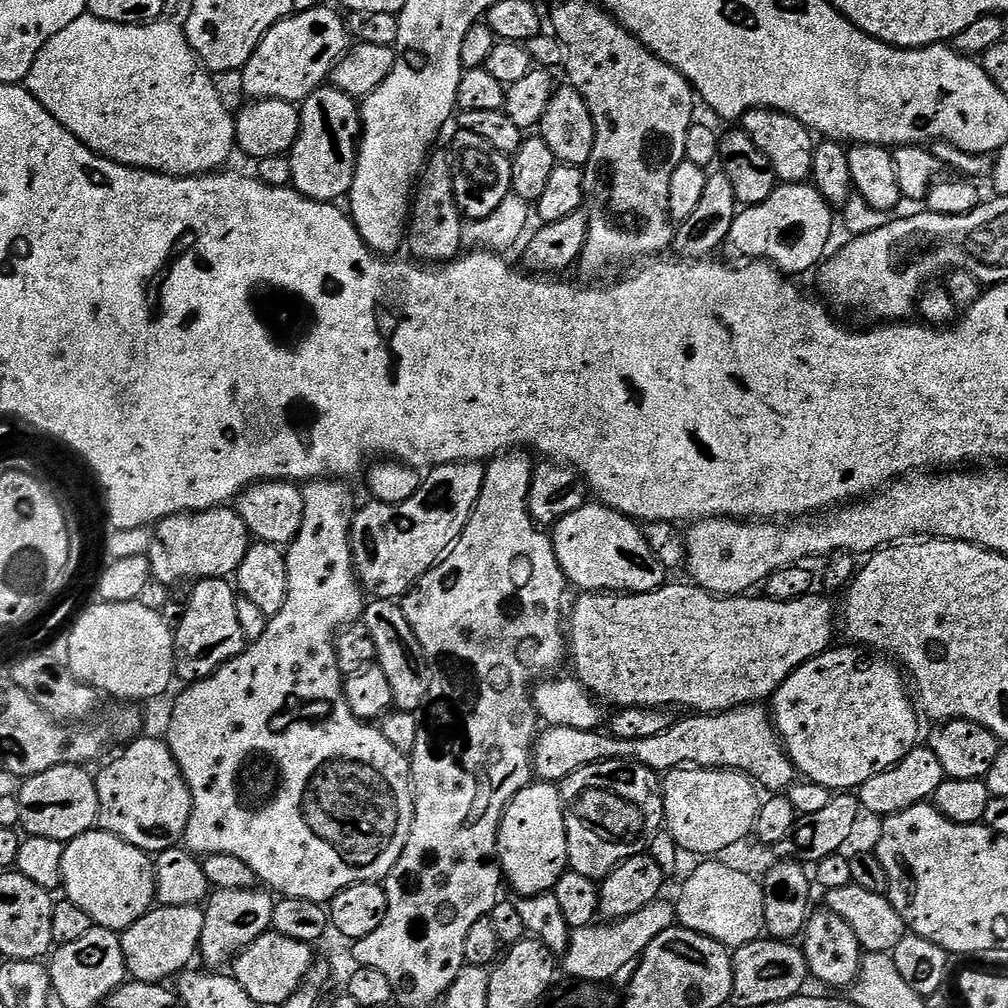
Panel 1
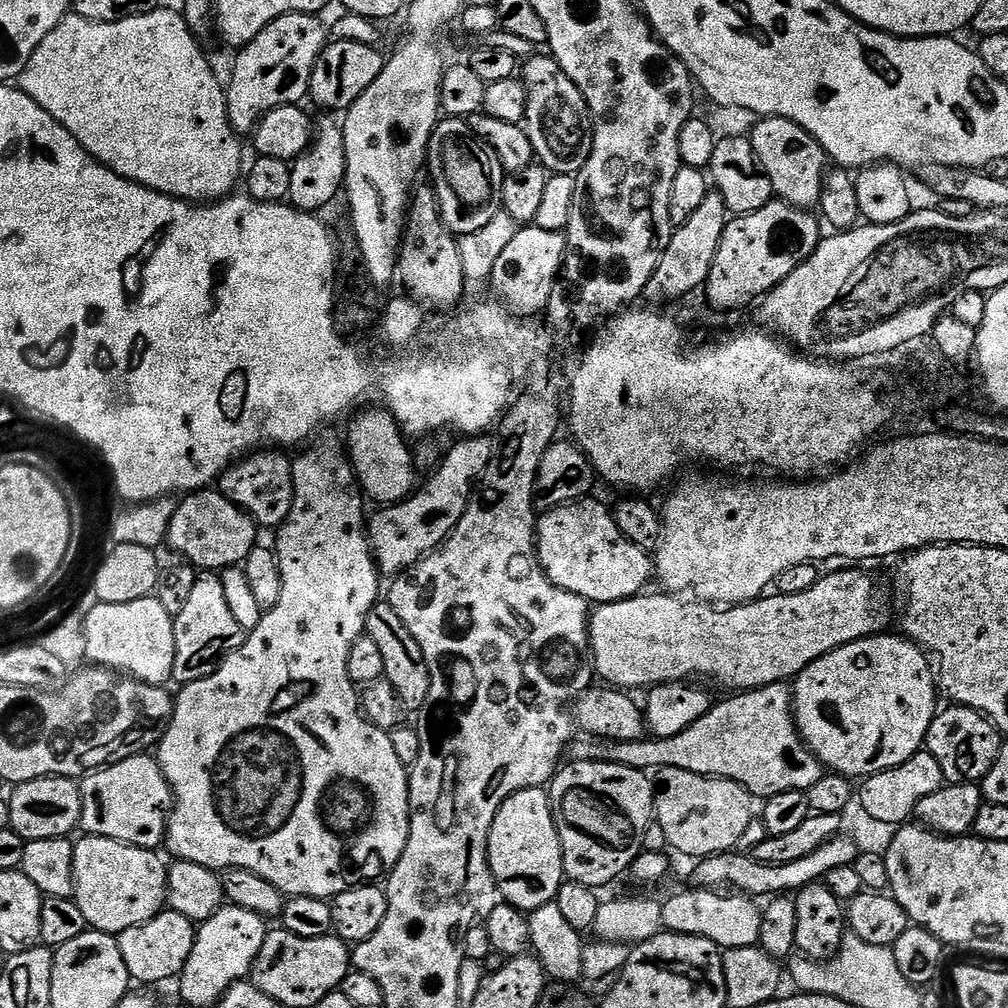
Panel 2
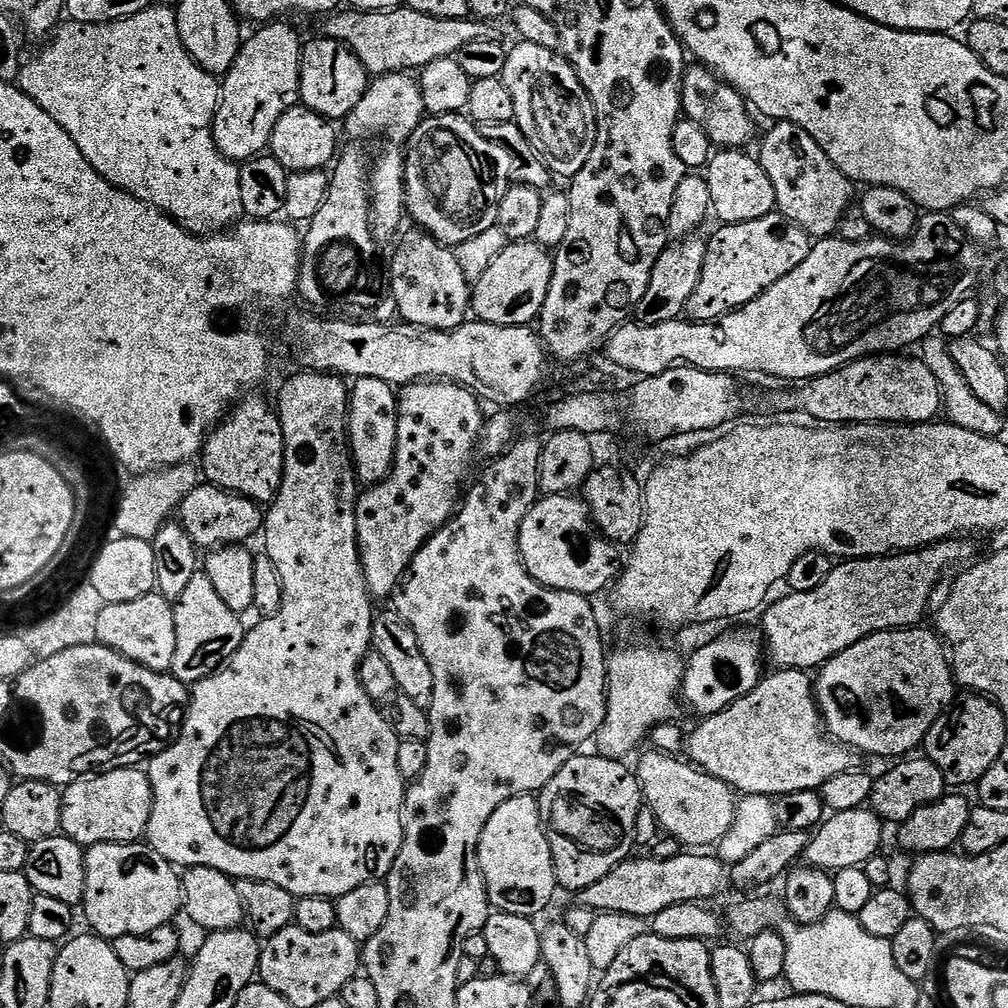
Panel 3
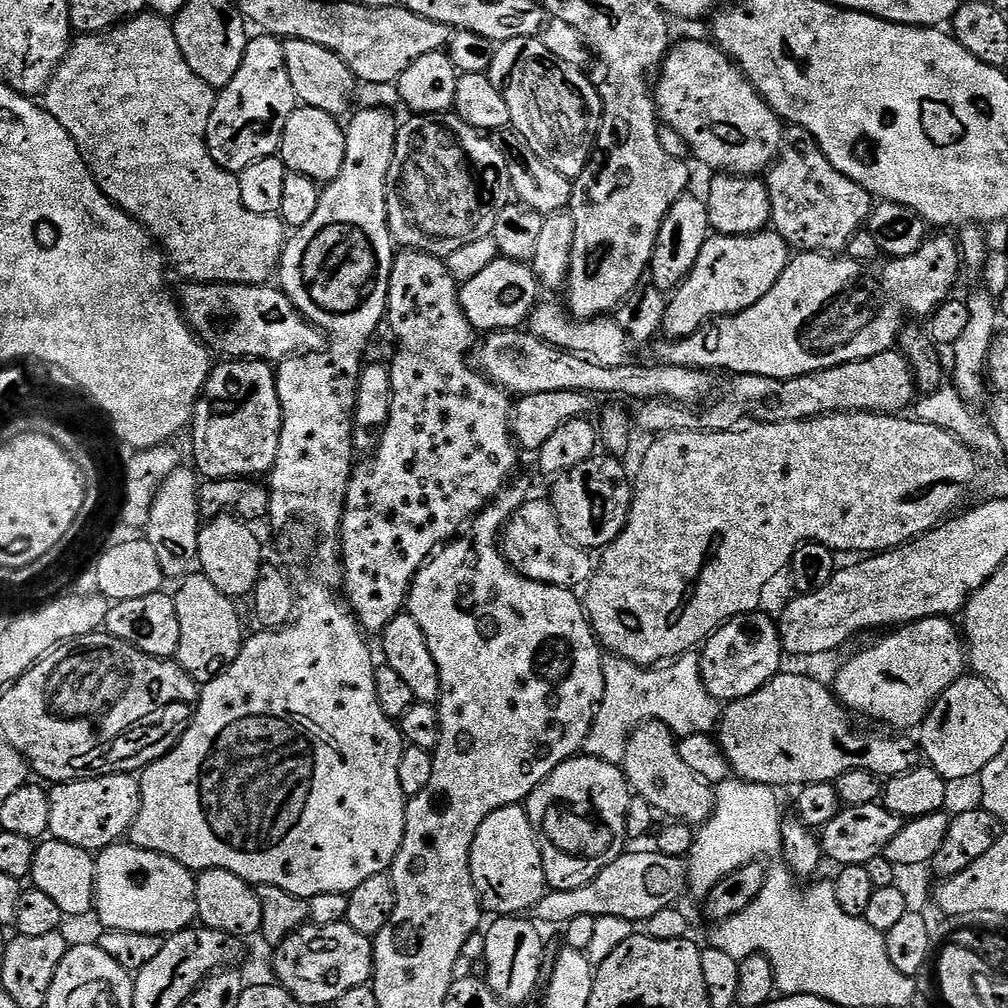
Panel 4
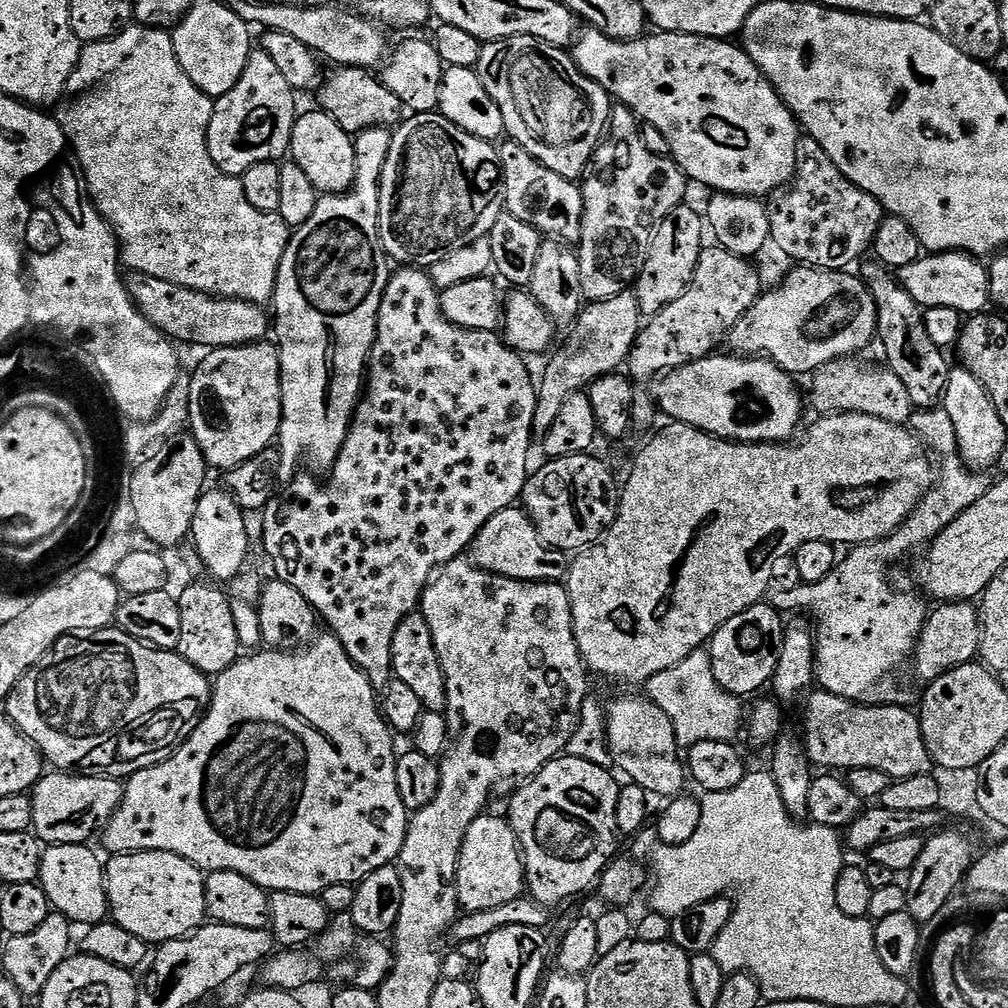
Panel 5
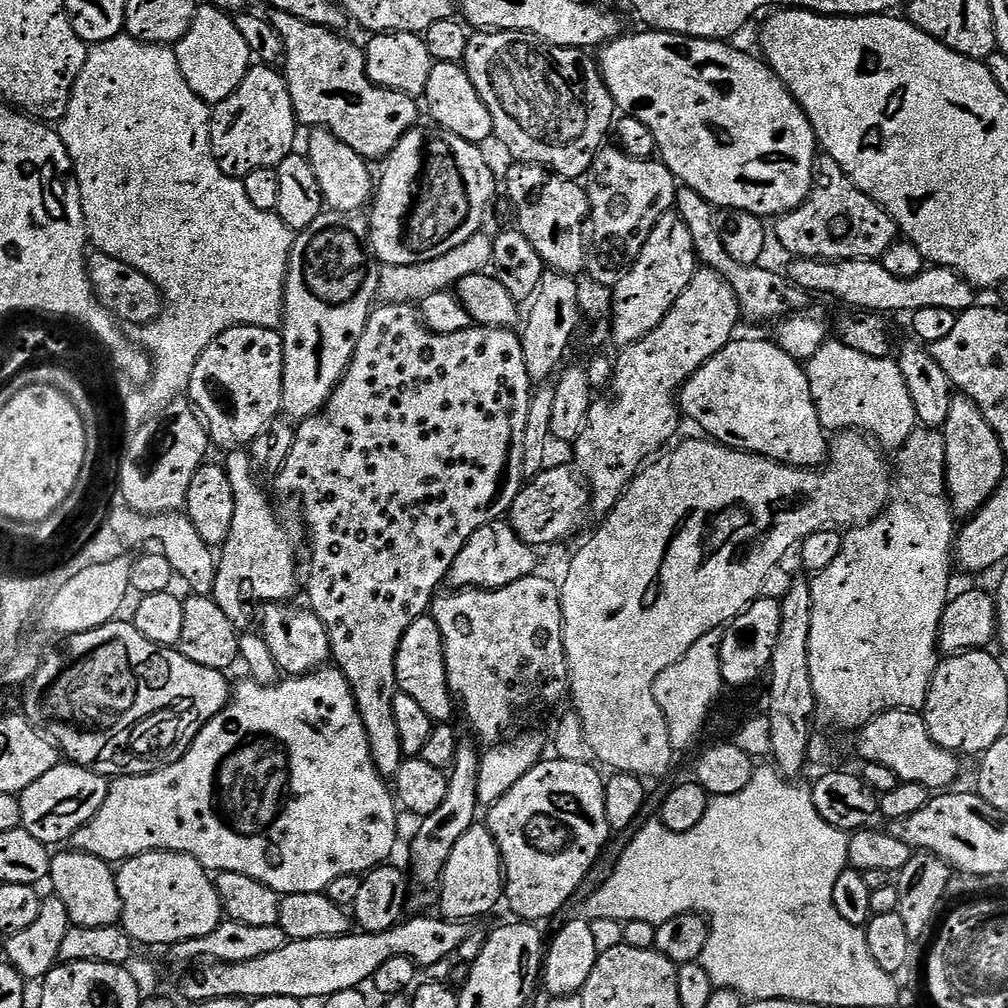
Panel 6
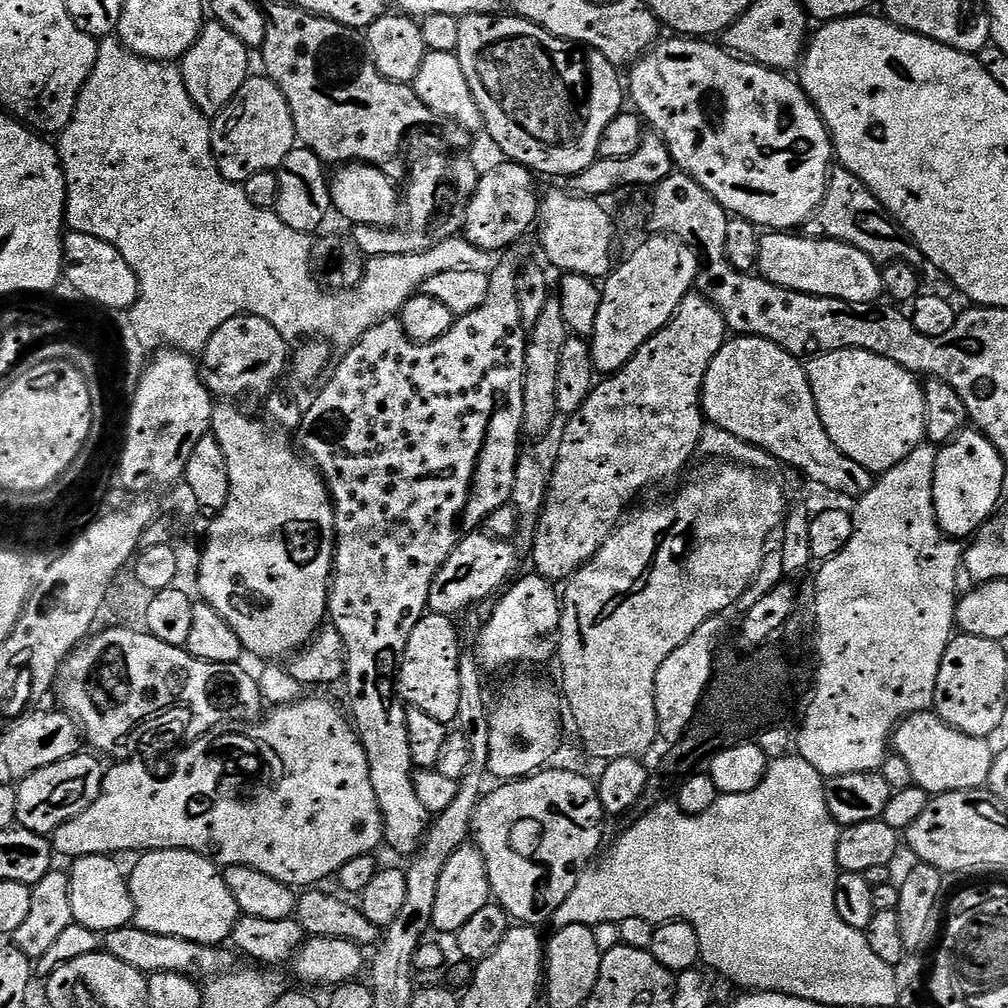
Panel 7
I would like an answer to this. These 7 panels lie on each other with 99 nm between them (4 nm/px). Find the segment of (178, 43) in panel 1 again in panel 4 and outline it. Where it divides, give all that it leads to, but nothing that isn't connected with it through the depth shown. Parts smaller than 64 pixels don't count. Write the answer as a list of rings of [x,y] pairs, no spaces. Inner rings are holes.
[[[141,14],[135,16],[133,20],[126,20],[123,24],[116,25],[115,28],[109,28],[106,32],[81,35],[69,47],[68,52],[64,55],[64,61],[52,75],[47,90],[42,93],[42,106],[66,129],[70,138],[74,138],[82,158],[87,162],[88,169],[92,171],[92,176],[105,198],[119,206],[127,216],[134,217],[148,231],[148,235],[164,253],[167,263],[171,267],[173,264],[177,274],[185,276],[183,278],[185,281],[195,281],[197,284],[221,282],[225,284],[268,284],[271,276],[273,279],[280,262],[280,255],[284,252],[286,225],[279,216],[250,214],[250,210],[246,210],[246,206],[242,202],[239,175],[227,172],[222,166],[218,166],[218,162],[214,162],[214,158],[210,158],[206,142],[206,126],[210,122],[210,114],[214,110],[217,95],[217,89],[202,82],[202,78],[198,78],[198,74],[194,74],[194,70],[190,70],[186,58],[182,58],[182,49],[178,47],[178,38],[174,34],[172,24],[163,16]]]

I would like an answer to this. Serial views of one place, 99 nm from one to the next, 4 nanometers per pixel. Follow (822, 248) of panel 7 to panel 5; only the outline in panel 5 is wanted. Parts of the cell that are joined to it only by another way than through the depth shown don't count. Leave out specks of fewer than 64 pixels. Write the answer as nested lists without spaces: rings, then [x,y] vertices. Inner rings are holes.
[[[934,252],[921,255],[919,260],[910,262],[910,266],[902,266],[898,270],[898,283],[918,302],[921,308],[934,306],[950,306],[950,310],[958,310],[961,316],[971,318],[985,311],[991,301],[989,265],[983,259],[974,257],[968,252]]]

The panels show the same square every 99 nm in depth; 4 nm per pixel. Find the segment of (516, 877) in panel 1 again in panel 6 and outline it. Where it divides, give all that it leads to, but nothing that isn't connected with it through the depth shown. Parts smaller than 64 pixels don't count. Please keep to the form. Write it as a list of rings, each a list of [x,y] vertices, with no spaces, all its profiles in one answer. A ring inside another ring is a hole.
[[[483,823],[473,824],[466,834],[462,834],[462,838],[458,838],[454,850],[450,850],[450,862],[446,862],[438,891],[438,912],[445,920],[473,922],[479,916],[494,911],[496,903],[504,900],[504,863],[492,831]]]

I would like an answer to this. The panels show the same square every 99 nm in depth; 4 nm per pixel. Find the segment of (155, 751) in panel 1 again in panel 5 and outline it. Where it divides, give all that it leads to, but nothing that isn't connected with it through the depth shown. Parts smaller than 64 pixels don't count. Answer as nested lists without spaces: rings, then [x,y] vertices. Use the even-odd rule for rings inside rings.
[[[49,771],[41,776],[36,787],[31,789],[34,806],[34,822],[31,831],[45,845],[88,844],[92,831],[107,824],[118,810],[124,788],[119,779],[111,776],[81,776],[71,772]]]

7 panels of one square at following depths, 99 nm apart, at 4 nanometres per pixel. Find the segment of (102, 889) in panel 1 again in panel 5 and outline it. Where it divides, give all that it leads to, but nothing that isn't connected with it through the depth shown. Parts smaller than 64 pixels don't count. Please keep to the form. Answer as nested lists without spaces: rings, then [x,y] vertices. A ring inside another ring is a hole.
[[[130,852],[116,854],[107,861],[108,907],[111,919],[122,930],[138,934],[149,945],[189,936],[208,916],[205,873],[178,854],[169,852]]]

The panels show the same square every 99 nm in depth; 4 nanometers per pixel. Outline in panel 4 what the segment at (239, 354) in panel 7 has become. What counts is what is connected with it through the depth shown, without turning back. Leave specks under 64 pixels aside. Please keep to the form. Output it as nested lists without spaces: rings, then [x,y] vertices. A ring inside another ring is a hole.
[[[228,358],[220,363],[213,367],[212,375],[204,384],[204,391],[196,399],[196,410],[192,414],[190,425],[191,463],[205,481],[260,478],[263,472],[264,475],[271,473],[274,462],[278,458],[282,406],[278,398],[276,368],[266,360]]]

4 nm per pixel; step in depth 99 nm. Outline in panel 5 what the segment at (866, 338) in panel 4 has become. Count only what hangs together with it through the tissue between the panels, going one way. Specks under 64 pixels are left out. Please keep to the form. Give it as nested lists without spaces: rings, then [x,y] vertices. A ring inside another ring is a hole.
[[[793,269],[773,292],[765,291],[742,314],[726,337],[727,347],[745,358],[773,360],[793,374],[811,374],[830,362],[863,353],[860,351],[878,336],[876,303],[863,279],[848,270]]]

